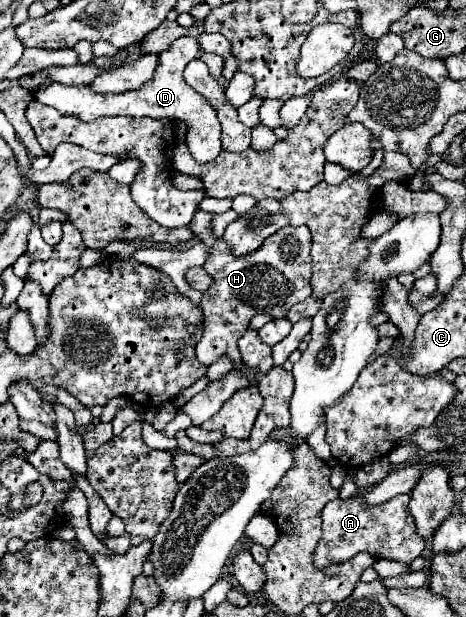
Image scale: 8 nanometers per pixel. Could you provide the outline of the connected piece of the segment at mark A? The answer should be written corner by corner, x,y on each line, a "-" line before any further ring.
359,495
351,499
333,499
323,509
323,537
315,547
313,565
317,569
325,569
327,565
349,561
361,551
371,553
377,559
385,557
409,565
425,549
423,537
419,537
415,531
415,521
407,507
409,501
409,495
393,497
383,505
361,503

